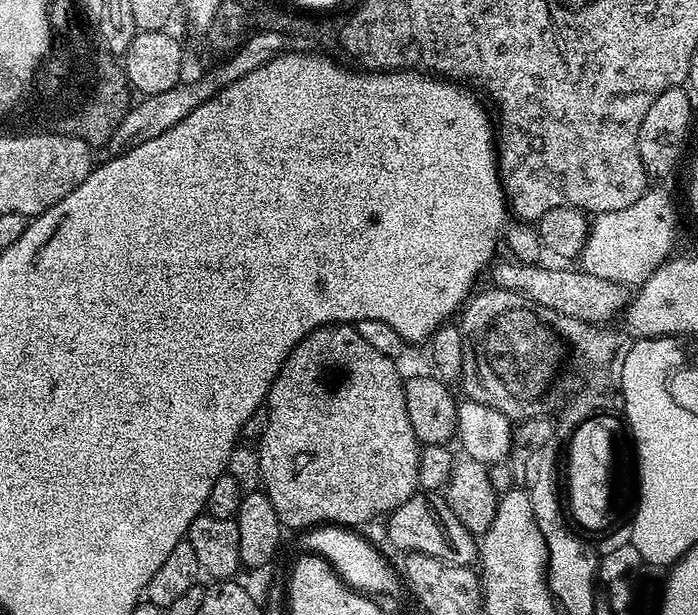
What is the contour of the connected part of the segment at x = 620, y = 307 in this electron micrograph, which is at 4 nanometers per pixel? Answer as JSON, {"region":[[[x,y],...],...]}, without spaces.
{"region":[[[500,260],[491,265],[491,283],[502,290],[510,290],[546,306],[563,316],[578,318],[587,324],[607,325],[616,315],[627,309],[630,292],[618,282],[606,282],[606,278],[597,278],[595,274],[573,268],[543,268],[540,264],[527,264],[524,260]]]}

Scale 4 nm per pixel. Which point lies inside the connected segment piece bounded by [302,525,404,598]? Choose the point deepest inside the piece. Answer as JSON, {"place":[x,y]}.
{"place":[358,564]}

